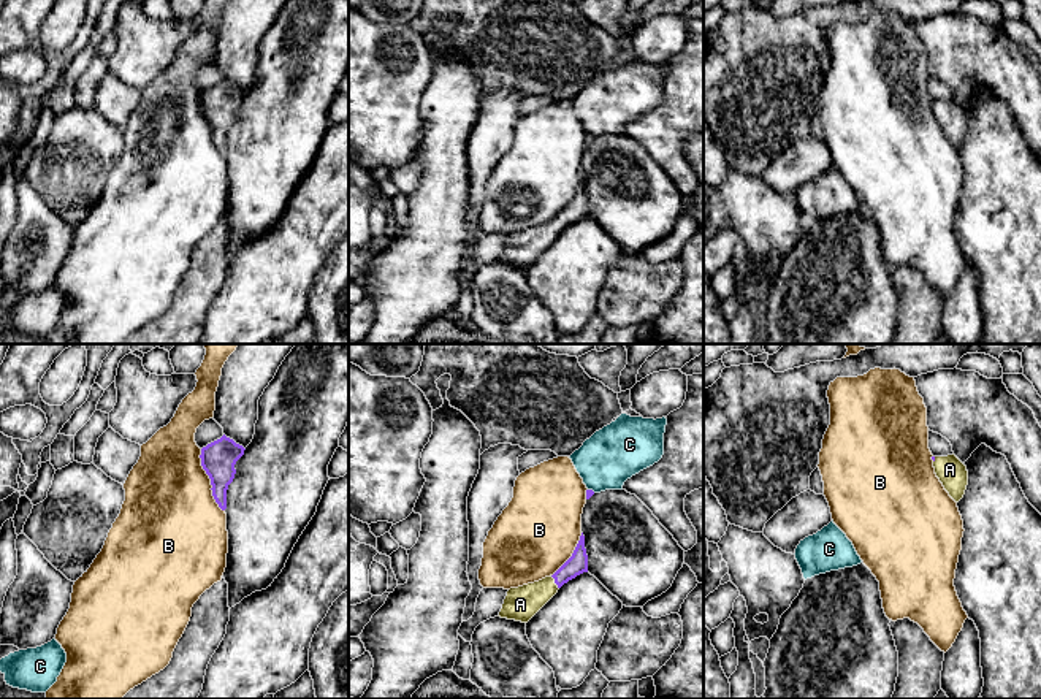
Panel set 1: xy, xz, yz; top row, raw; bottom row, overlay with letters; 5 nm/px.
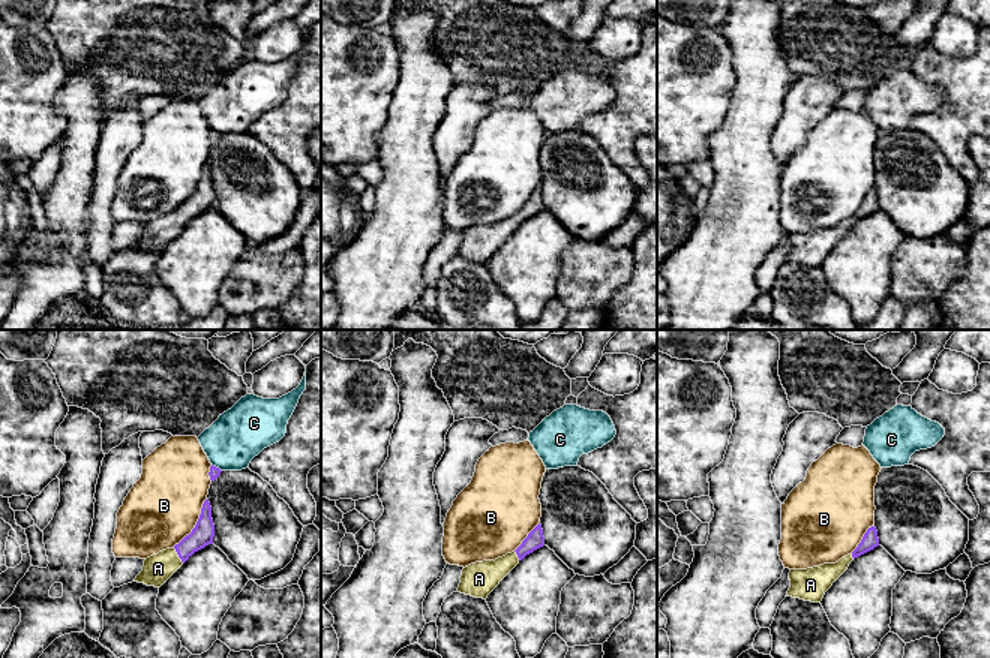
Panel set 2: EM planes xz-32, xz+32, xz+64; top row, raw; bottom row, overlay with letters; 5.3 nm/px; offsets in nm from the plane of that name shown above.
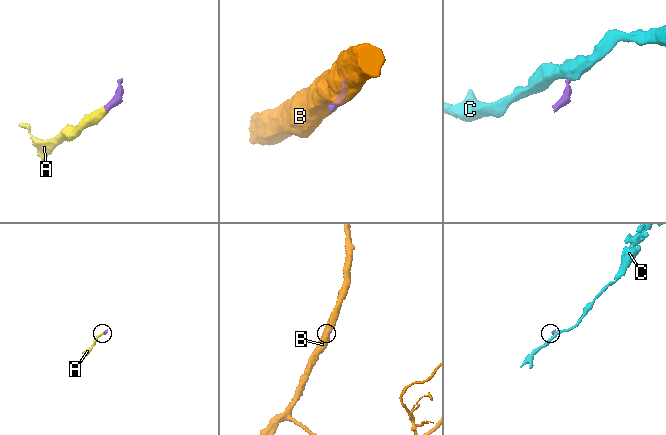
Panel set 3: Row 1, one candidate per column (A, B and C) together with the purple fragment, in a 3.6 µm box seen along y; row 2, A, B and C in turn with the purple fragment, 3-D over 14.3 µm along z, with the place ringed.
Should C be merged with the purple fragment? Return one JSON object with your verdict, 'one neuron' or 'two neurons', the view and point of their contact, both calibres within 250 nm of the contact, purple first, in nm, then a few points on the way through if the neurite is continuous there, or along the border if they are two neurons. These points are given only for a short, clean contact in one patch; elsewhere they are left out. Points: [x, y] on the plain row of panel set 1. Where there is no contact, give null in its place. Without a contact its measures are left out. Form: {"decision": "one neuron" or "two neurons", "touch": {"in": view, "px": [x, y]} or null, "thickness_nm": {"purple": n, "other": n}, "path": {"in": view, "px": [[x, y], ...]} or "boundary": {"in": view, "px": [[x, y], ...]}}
{"decision": "two neurons", "touch": {"in": "xz", "px": [591, 135]}, "thickness_nm": {"purple": 40, "other": 280}, "boundary": {"in": "xz", "px": [[588, 133], [594, 137]]}}

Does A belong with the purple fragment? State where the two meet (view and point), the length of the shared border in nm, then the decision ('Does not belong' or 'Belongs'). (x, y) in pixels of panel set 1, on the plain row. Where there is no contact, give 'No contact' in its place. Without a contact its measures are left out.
Touches purple at xz (555, 227). Shared border 80 nm. Belongs

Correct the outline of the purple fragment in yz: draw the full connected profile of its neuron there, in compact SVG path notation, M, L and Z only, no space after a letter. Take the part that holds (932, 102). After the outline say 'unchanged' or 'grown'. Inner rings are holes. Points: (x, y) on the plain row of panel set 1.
M952 98L948 101L932 101L935 119L949 141L959 147L968 130L967 111Z; grown

